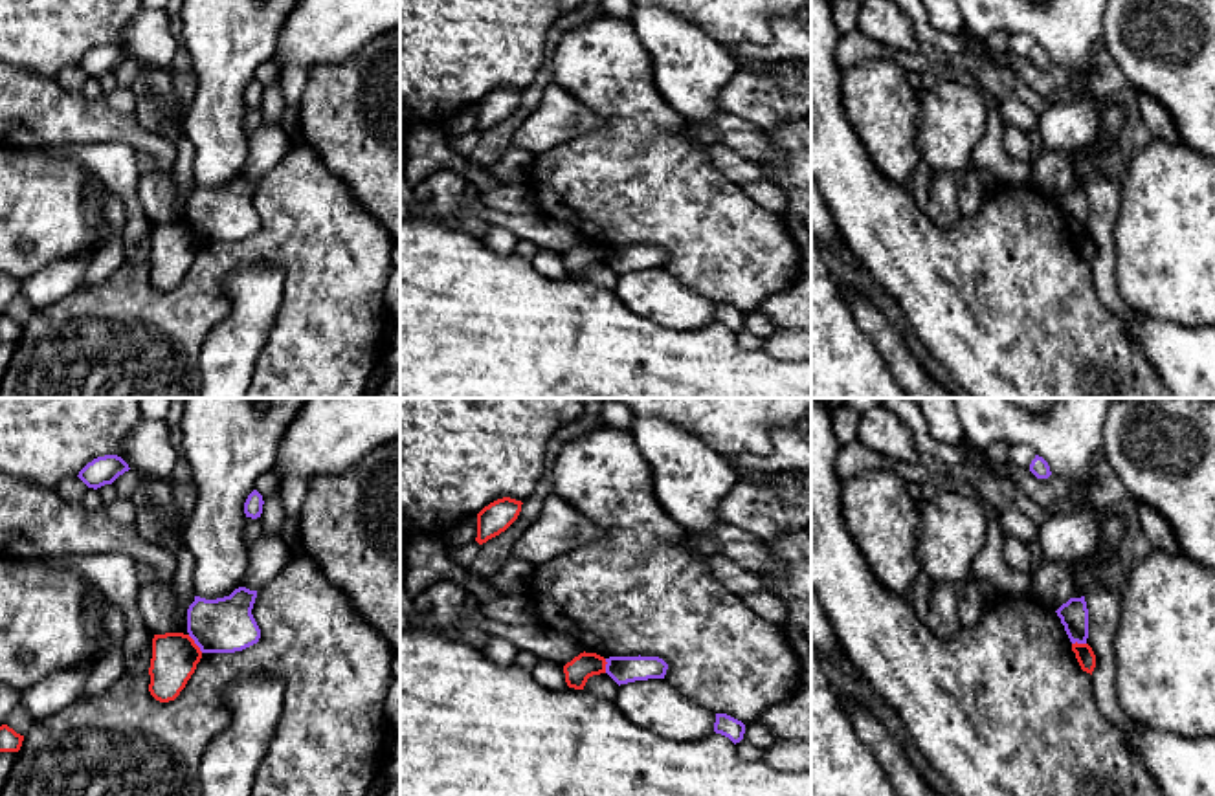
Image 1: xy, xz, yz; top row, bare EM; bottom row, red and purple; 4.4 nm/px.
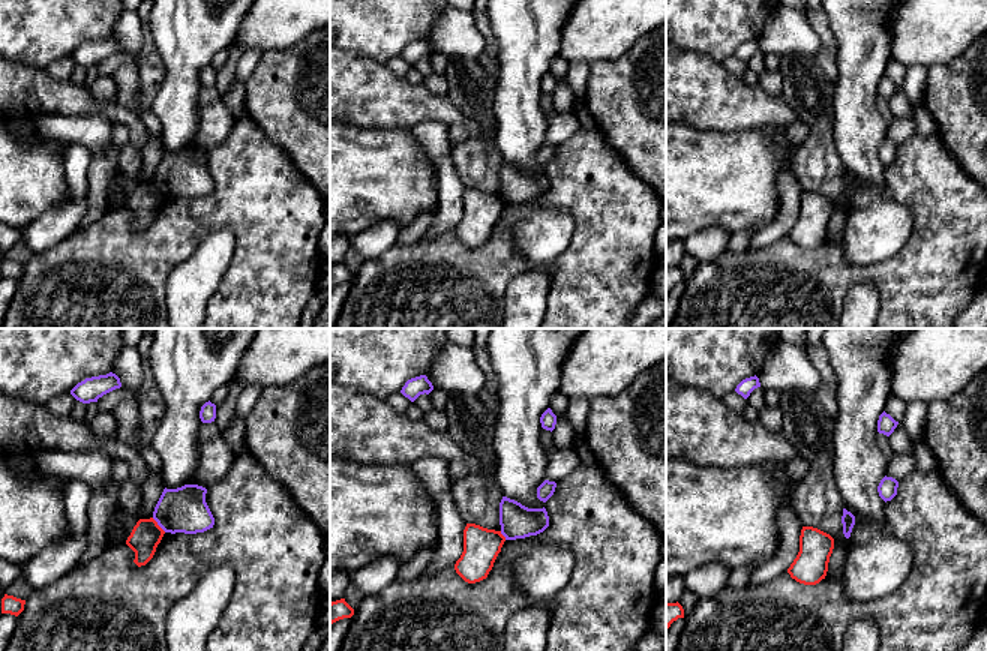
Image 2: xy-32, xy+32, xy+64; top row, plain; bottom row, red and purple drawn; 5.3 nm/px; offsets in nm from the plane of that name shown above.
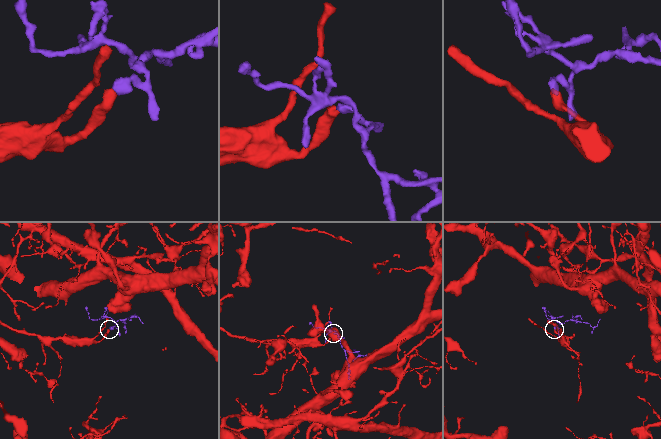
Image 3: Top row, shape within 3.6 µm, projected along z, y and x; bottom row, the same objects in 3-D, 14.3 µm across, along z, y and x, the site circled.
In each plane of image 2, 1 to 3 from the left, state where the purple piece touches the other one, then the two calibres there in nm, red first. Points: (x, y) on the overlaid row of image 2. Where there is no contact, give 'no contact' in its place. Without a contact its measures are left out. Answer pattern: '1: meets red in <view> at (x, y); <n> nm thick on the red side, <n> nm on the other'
1: meets red in xy-32 at (158, 525); 160 nm thick on the red side, 240 nm on the other
2: meets red in xy+32 at (503, 536); 190 nm thick on the red side, 180 nm on the other
3: no contact

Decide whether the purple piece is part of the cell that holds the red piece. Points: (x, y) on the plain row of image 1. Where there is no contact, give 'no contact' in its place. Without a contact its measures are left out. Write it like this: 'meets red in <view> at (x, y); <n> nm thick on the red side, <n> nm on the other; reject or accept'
meets red in xy at (195, 233); 200 nm thick on the red side, 240 nm on the other; reject

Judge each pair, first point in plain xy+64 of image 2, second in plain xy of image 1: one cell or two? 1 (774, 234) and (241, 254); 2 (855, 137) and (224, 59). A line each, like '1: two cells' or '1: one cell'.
1: two cells
2: one cell

